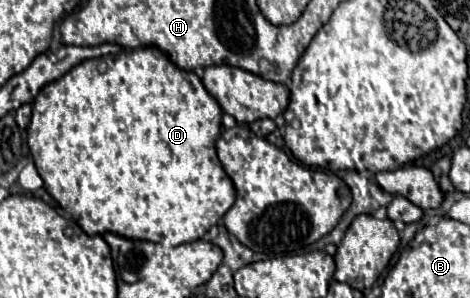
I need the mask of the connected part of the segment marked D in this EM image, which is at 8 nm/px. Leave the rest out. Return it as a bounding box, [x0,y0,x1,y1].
[27,45,235,247]

